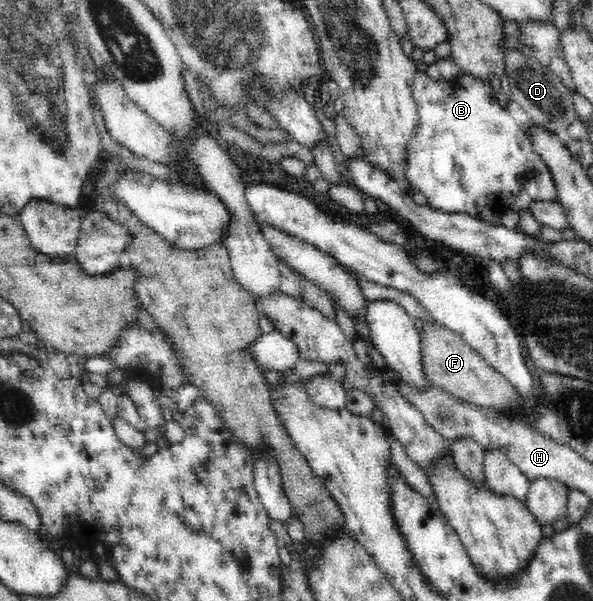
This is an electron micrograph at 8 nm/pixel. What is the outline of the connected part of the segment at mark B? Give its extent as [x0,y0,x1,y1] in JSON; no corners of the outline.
[406,70,558,219]

